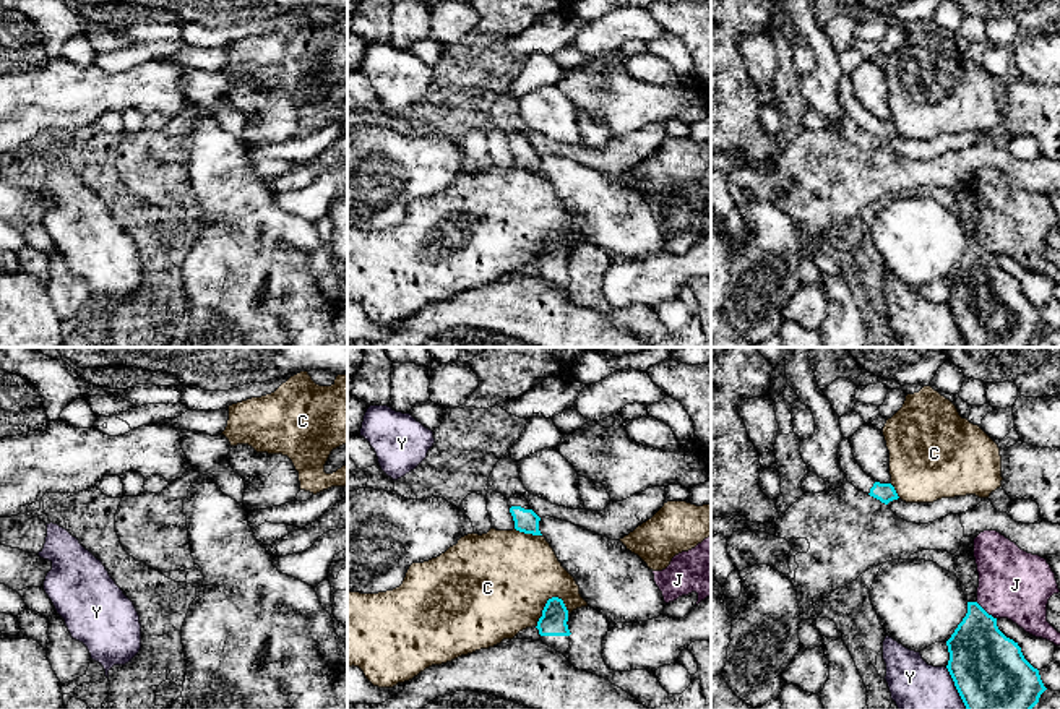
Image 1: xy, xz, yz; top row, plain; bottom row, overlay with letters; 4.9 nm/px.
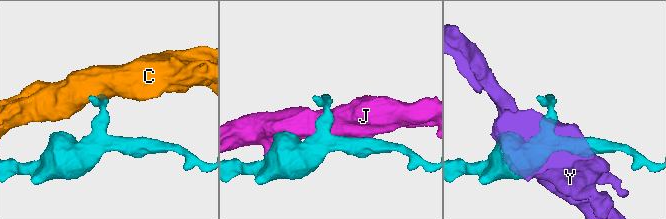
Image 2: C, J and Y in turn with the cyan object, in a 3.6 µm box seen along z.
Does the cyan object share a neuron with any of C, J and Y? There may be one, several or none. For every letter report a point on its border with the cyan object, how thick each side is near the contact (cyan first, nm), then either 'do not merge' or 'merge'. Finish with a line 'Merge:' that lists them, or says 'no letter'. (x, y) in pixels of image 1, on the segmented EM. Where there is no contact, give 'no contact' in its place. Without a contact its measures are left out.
C: xz (544, 607) | 130/500 nm | do not merge
J: yz (984, 610) | 340/340 nm | do not merge
Y: yz (956, 688) | 360/240 nm | do not merge
Merge: no letter

